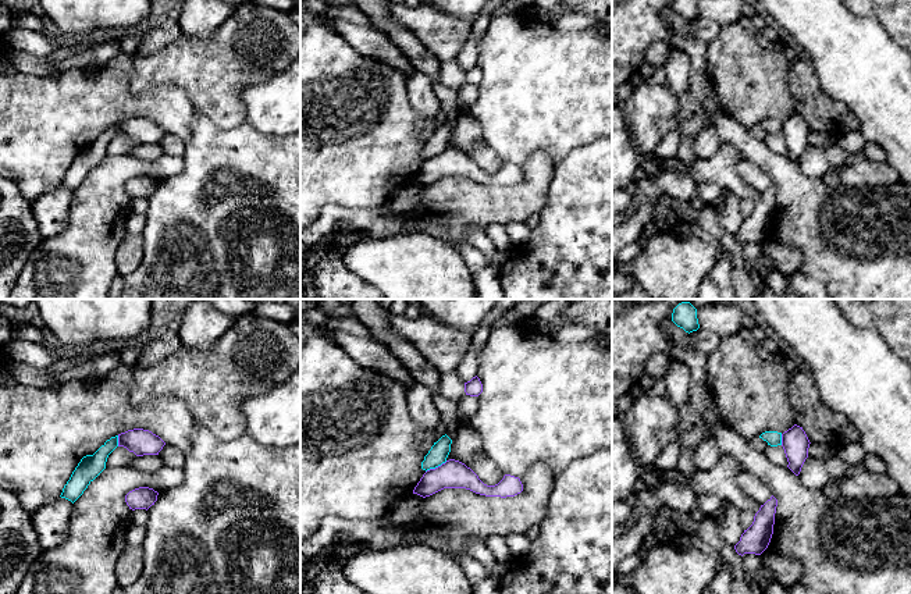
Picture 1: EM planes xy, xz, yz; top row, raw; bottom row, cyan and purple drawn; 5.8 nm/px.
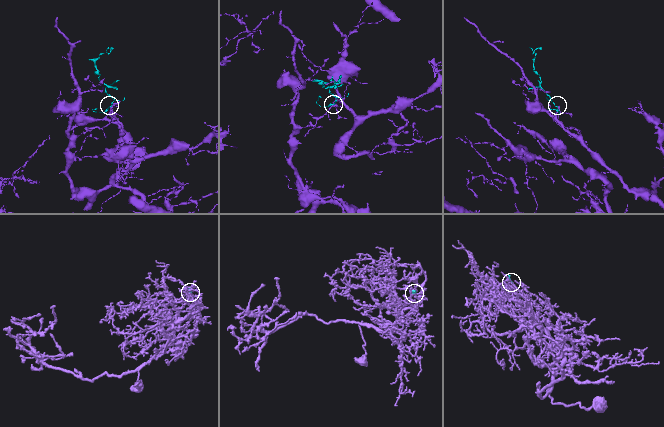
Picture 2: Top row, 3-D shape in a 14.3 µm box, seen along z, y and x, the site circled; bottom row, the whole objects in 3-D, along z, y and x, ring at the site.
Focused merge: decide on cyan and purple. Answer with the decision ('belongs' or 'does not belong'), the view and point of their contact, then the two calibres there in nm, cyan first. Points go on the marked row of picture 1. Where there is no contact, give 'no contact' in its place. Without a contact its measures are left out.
does not belong; contact xz (436, 466); calibres 110 and 160 nm

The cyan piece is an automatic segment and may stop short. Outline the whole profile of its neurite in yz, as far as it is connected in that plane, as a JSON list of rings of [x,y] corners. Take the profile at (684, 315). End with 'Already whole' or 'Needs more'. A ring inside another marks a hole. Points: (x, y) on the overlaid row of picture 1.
[[[682,302],[673,309],[672,321],[688,334],[700,328],[697,309],[690,302]]]. Already whole

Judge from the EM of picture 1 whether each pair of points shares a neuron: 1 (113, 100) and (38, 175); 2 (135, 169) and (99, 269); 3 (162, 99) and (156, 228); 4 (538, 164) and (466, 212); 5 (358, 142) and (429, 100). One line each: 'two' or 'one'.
1: one
2: one
3: two
4: one
5: two

